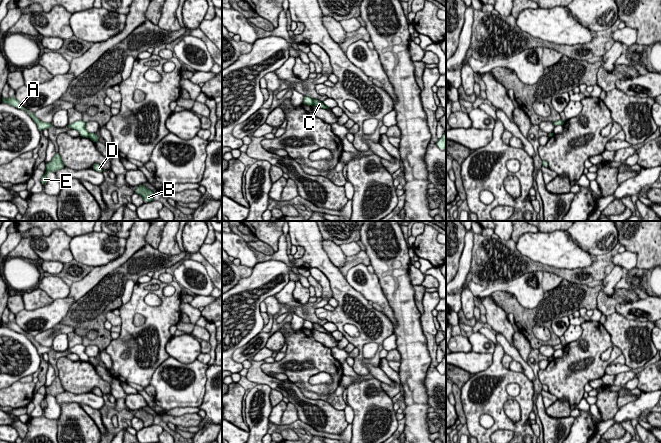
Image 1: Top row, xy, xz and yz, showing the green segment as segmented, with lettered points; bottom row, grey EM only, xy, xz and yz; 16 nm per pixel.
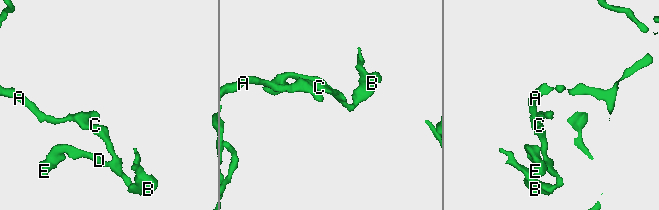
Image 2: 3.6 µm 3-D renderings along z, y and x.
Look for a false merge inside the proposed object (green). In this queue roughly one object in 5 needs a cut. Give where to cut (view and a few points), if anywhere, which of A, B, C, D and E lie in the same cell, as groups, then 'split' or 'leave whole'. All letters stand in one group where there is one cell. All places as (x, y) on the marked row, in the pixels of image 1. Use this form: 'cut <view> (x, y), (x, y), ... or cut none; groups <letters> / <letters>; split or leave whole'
cut xz (312, 100), (313, 104); groups A / B C D E; split

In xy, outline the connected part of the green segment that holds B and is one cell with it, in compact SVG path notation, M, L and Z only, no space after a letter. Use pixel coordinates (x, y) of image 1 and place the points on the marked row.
M144 185L137 186L137 188L135 189L135 193L142 196L144 202L150 202L150 201L154 200L153 192L150 189L146 188Z

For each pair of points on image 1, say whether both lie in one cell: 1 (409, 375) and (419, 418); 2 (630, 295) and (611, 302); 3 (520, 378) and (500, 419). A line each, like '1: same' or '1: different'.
1: same
2: same
3: same

